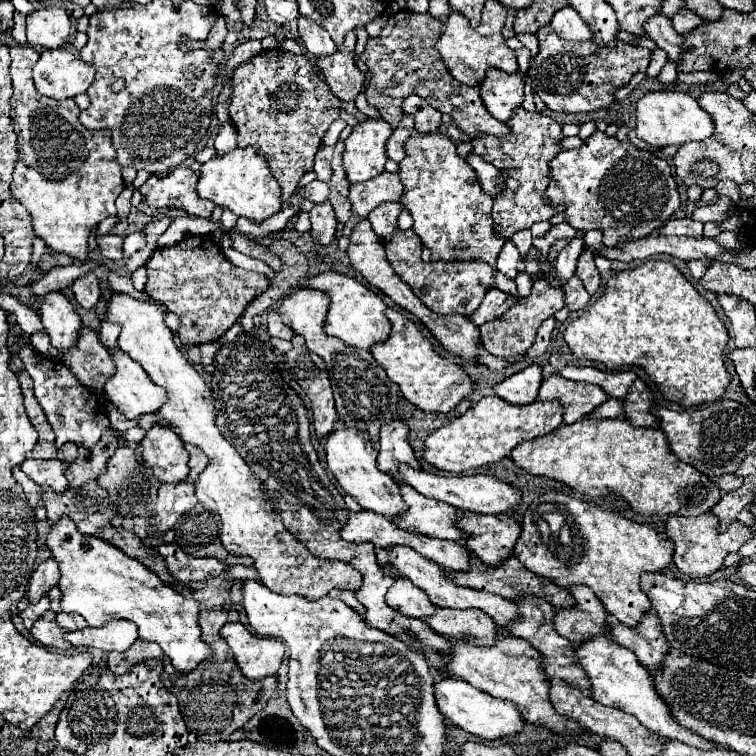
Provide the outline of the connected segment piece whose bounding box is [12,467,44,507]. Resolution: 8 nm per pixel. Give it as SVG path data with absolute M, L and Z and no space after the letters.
M16 467L12 473L14 473L14 479L20 483L20 487L24 489L30 505L32 505L32 507L42 507L42 505L44 505L44 501L42 501L44 489L42 489L40 485L36 485L32 479L28 479L28 477L22 473L20 467Z

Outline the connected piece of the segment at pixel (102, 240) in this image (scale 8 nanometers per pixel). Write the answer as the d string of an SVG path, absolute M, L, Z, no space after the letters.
M108 233L108 235L98 237L96 241L98 241L98 247L100 247L100 251L102 251L102 255L104 255L106 259L112 259L112 261L122 259L122 241L124 241L124 239L122 239L120 235Z

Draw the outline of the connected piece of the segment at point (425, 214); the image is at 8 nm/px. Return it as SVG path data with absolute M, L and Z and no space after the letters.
M414 133L406 141L404 151L406 151L406 157L398 163L400 167L398 177L404 185L400 203L404 209L410 211L414 219L412 229L420 237L422 245L432 251L432 261L484 261L488 265L496 265L496 259L504 247L504 241L500 237L494 237L492 217L490 217L492 197L482 191L476 171L456 153L456 145L440 133L434 133L434 135Z

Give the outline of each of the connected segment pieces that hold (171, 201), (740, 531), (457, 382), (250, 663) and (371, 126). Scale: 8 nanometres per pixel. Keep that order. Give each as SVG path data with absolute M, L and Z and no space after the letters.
M178 167L166 177L152 175L138 191L142 193L144 203L158 209L184 209L194 217L210 219L214 203L204 201L196 193L198 175L192 169Z
M704 513L704 515L698 515L698 517L676 517L672 515L666 523L666 537L670 541L674 541L676 549L674 549L674 565L678 567L680 573L684 575L690 575L694 579L700 579L700 577L706 577L706 575L712 575L714 571L718 571L726 559L728 553L732 551L738 551L750 537L752 537L752 529L734 521L730 527L728 527L728 533L720 533L718 529L718 517L712 515L712 513Z
M386 309L386 319L392 329L384 343L372 345L370 353L378 361L378 365L386 371L386 375L400 387L404 399L426 413L448 413L472 391L472 379L464 373L462 367L442 359L430 341L420 333L420 329L408 321L402 313L394 309Z
M226 623L220 637L226 639L236 665L248 679L260 681L278 673L284 659L282 641L254 635L242 623Z
M366 119L354 125L350 137L344 141L342 163L350 183L372 179L384 171L386 141L392 127L382 119Z

